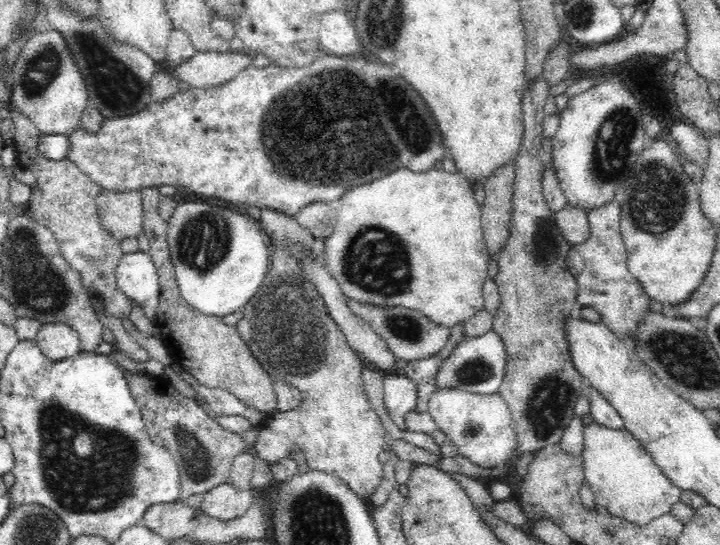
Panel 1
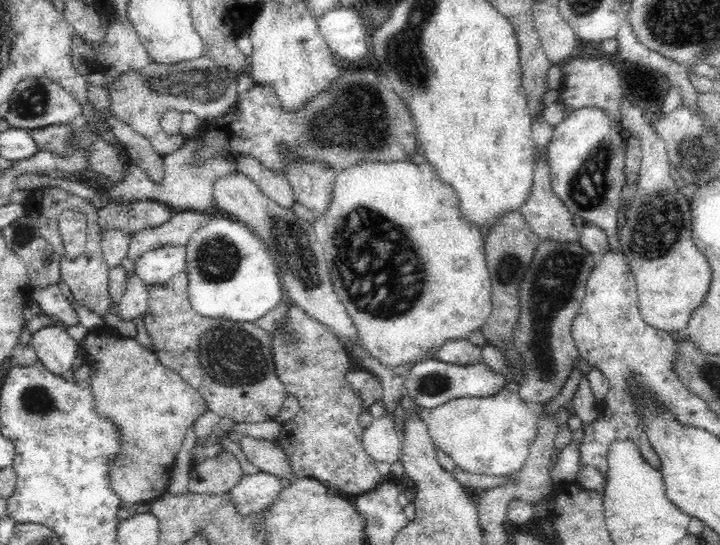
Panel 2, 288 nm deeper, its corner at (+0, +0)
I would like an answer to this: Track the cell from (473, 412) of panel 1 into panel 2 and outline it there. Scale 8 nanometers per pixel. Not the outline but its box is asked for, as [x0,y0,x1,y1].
[424,382,538,482]

